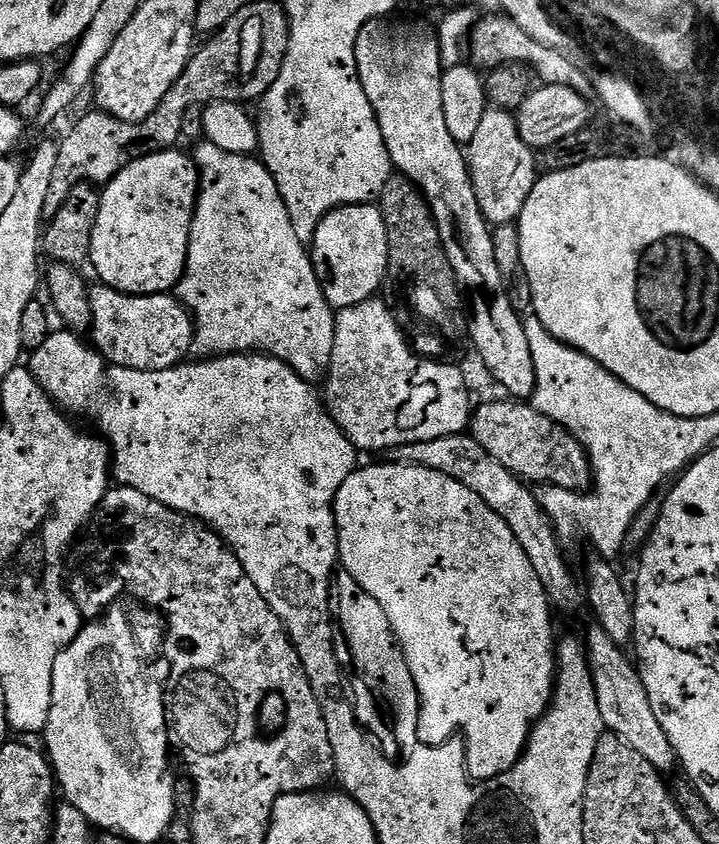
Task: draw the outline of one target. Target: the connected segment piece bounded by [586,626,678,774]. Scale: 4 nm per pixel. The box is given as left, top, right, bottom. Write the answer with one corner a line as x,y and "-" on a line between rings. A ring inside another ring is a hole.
592,626
588,632
586,651
588,669
592,675
594,694
598,702
598,714
602,714
605,729
622,742
626,742
626,746
630,746
630,750
634,750
634,754
642,754
642,758
646,758
646,762
650,762
650,766
654,766
657,772
667,774
672,767
675,769
678,764
676,751
674,746
670,746
670,738
666,738
666,730
662,730
658,718
654,718
654,709
650,707
650,698
646,694
646,686
640,677
639,667
630,659
629,653
627,656
624,653
627,651
621,645
615,644
598,626

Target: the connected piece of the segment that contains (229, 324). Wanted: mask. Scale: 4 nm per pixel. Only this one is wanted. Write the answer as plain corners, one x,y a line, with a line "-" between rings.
200,142
196,152
194,151
194,159
200,174
200,195
196,198
196,209
192,215
188,256
184,262
184,273
181,275
180,283
174,289
180,303
188,309
192,323
196,325
196,336
192,339
191,351
200,358
230,356
233,354
267,354
278,358
283,364
289,364
307,384
319,385
328,375
330,362
334,354
336,312
326,297
324,297
324,291
318,282
316,271
312,265
309,249
298,238
298,234
294,234
294,222
290,222
290,214
286,210
286,202
282,198
274,178
259,159
252,156
230,154
226,150
218,150
218,146
207,142

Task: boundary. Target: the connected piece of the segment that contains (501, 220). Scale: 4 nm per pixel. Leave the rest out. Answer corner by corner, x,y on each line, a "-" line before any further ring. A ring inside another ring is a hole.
493,107
484,111
478,131
466,145
466,159
468,173
472,176
472,189
484,219
492,226
516,224
526,206
526,198
530,198
534,190
538,173
536,152
522,142
515,115

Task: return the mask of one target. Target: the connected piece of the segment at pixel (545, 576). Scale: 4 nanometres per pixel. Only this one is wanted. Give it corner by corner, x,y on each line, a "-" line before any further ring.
470,434
459,436
447,436
446,438
434,438
430,442
418,442
407,444
401,448
393,448
390,452
393,461
402,464
417,464
426,466
426,470
438,470
474,490
490,510
497,512
514,530
514,538
526,550
526,558
530,558
530,566
534,566
534,574
542,582
548,599
553,609
564,612
572,612
579,604
582,604
582,588
576,585
576,578
568,569
568,560
564,557
562,541
556,535
556,528
552,525
551,518
544,513
537,493
520,477
515,476
502,462
498,462

